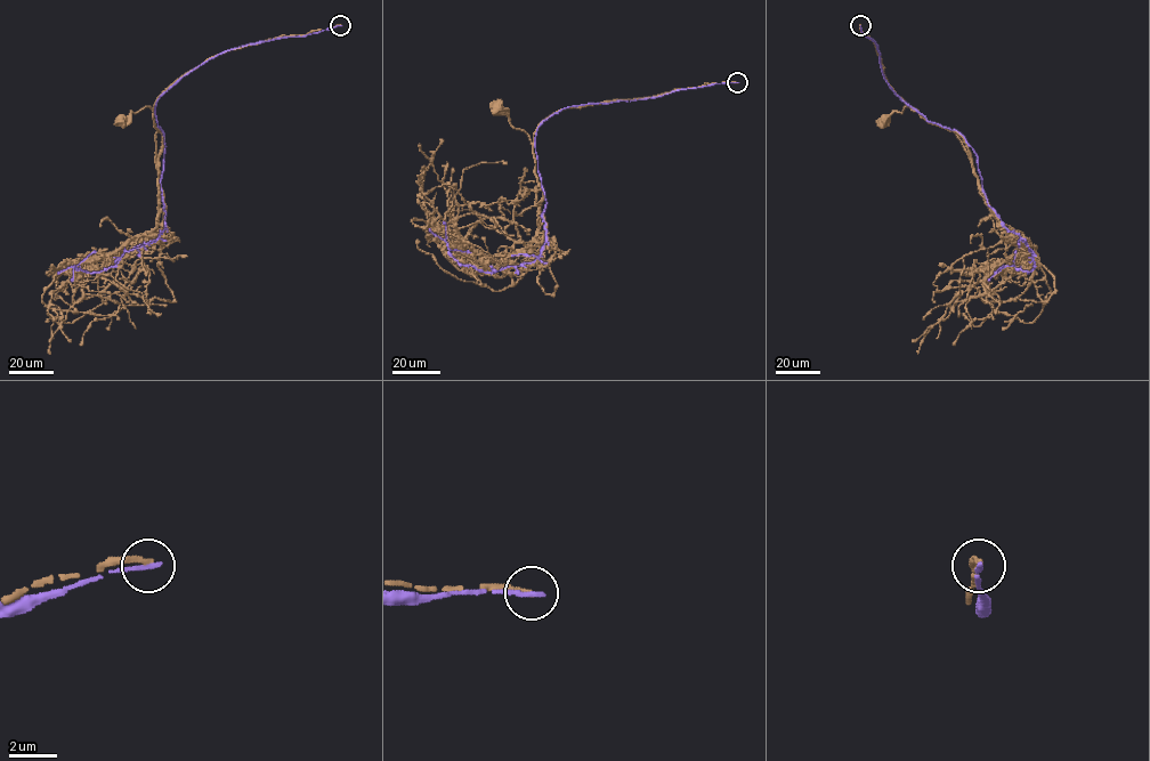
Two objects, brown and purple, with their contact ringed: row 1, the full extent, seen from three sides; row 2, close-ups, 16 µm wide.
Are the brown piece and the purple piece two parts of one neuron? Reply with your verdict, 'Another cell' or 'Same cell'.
Another cell

